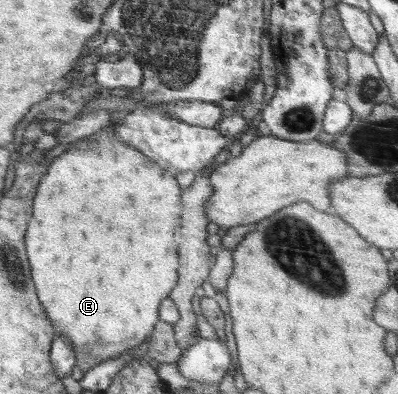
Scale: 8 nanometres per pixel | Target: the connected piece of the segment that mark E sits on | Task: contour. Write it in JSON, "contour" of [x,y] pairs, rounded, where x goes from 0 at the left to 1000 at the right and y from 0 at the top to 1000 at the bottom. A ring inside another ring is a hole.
{"contour":[[[286,312],[256,322],[251,332],[183,363],[171,383],[136,404],[123,434],[103,457],[85,500],[85,543],[70,569],[70,594],[63,602],[63,635],[70,640],[73,673],[83,718],[90,723],[93,754],[111,774],[116,805],[126,810],[141,845],[158,848],[176,860],[181,886],[191,896],[191,921],[198,942],[211,952],[231,931],[251,926],[264,914],[302,906],[347,876],[382,845],[387,825],[397,820],[397,779],[415,766],[422,744],[442,726],[447,708],[447,617],[452,617],[452,500],[457,480],[442,447],[397,424],[367,393],[339,383],[332,368],[296,358],[286,343]]]}

